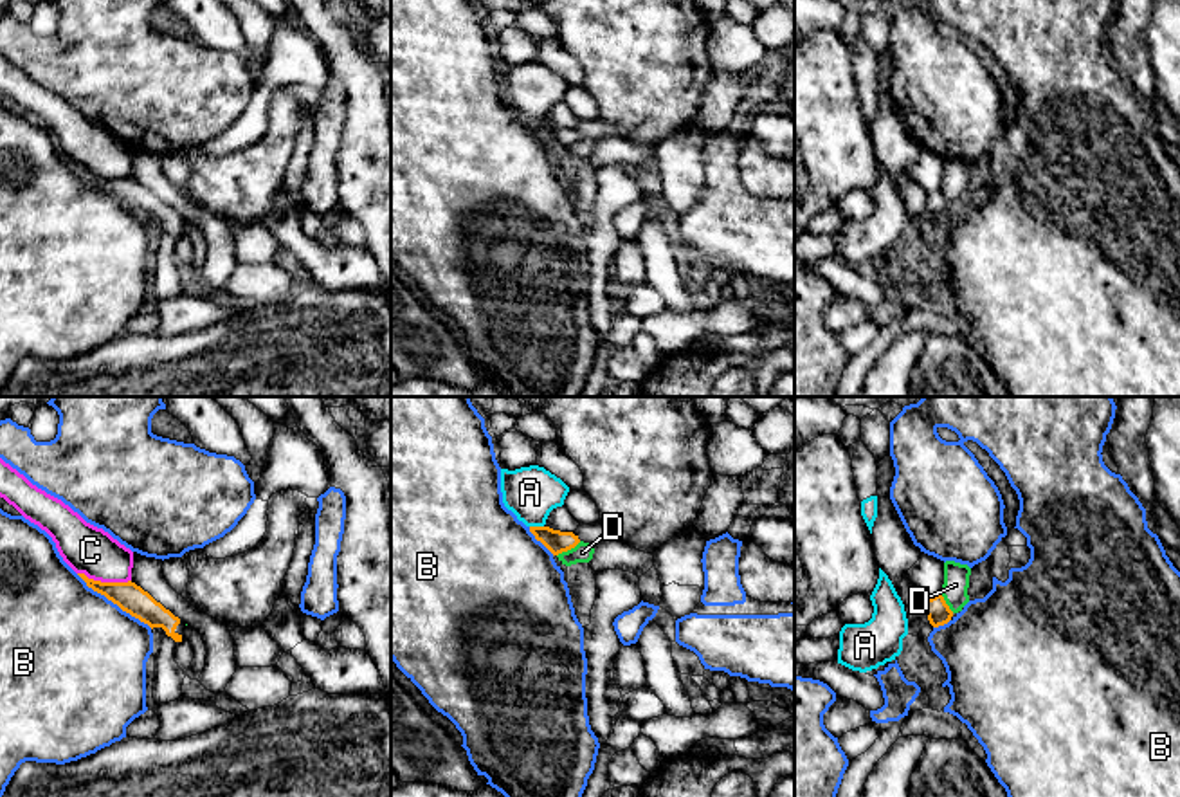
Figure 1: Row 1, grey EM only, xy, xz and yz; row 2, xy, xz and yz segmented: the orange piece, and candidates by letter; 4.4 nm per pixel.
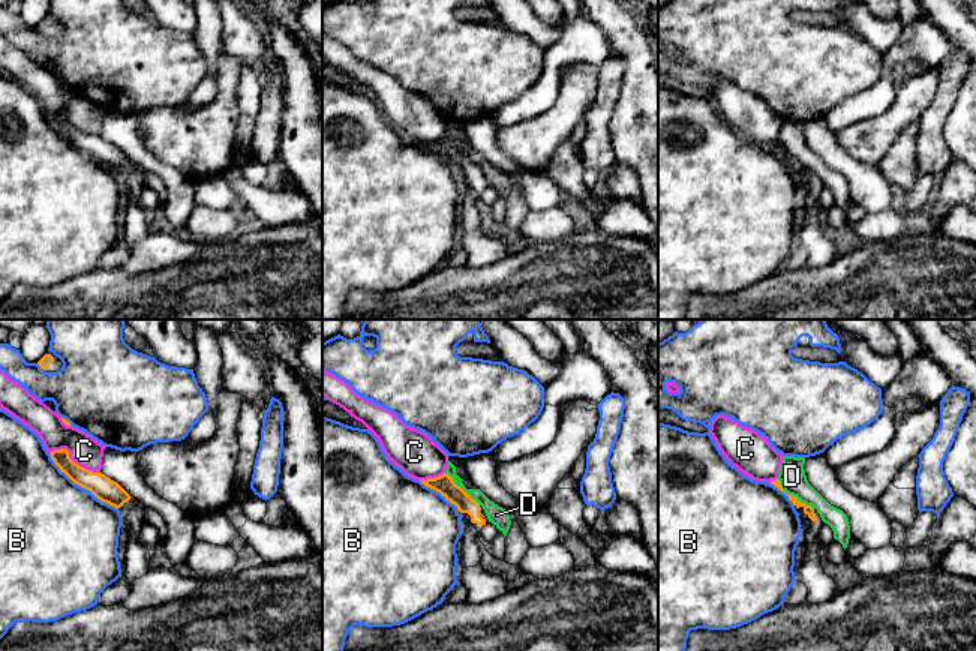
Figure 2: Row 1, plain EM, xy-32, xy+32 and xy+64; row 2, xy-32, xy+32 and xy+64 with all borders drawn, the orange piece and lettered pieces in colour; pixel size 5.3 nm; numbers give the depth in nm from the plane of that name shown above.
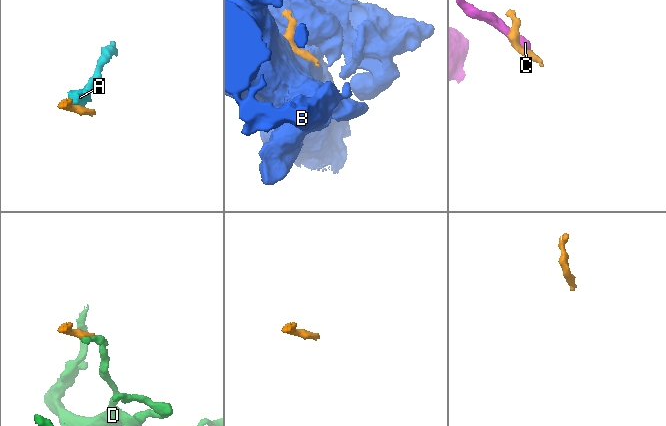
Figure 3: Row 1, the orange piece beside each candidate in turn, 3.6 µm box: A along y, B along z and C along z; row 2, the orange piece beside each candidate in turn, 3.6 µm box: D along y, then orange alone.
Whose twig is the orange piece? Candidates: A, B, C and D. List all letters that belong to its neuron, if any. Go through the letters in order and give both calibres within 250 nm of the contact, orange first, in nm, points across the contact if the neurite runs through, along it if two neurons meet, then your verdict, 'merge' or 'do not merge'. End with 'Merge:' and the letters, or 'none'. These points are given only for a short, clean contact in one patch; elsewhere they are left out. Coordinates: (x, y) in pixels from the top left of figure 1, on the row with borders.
A: 100 nm thick on the orange side, 240 nm on the other; border along xz (530, 525), (543, 527); do not merge
B: 130 nm thick on the orange side, 500 nm on the other; do not merge
C: 130 nm thick on the orange side, 220 nm on the other; border along xy (78, 572), (101, 581), (130, 581); do not merge
D: 100 nm thick on the orange side, 90 nm on the other; border along xz (580, 541), (557, 556); do not merge
Merge: none

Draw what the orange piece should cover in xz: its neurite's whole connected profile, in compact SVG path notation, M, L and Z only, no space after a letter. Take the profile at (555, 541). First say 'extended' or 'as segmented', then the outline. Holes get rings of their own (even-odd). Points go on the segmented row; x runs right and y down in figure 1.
as segmented; M530 527L530 532L540 541L553 555L575 548L580 539L573 532L560 532L549 527Z

